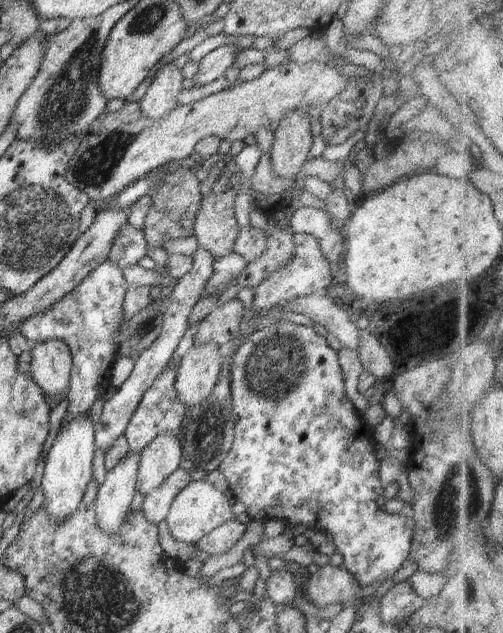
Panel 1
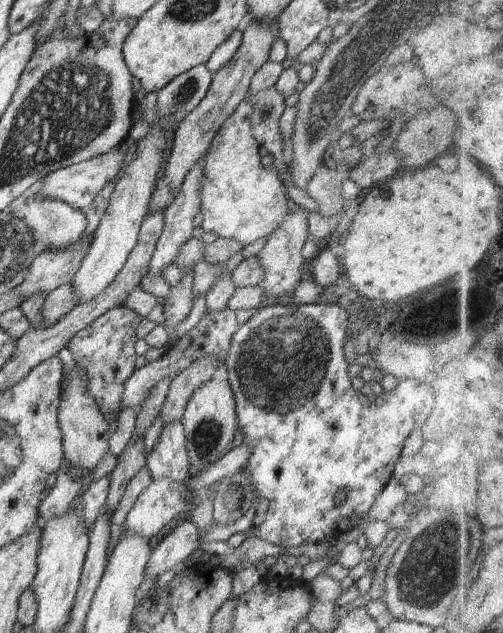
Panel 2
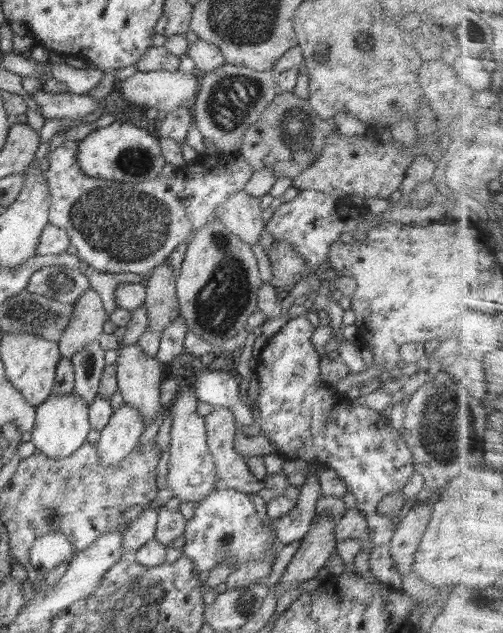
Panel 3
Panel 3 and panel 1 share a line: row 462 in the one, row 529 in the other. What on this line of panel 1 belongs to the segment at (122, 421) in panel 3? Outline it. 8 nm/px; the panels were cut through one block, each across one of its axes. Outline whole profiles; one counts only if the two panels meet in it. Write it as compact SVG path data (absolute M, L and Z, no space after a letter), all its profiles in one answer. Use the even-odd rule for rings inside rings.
M128 452L107 472L104 483L96 488L95 520L104 534L118 534L126 514L131 513L132 500L137 492L140 456Z

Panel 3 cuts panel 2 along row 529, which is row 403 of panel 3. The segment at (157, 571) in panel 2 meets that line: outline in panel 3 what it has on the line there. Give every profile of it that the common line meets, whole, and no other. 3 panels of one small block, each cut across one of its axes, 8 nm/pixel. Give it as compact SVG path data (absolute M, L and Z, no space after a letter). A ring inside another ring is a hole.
M182 386L178 390L176 402L171 407L170 414L174 417L170 434L170 463L168 465L168 489L172 497L180 502L198 504L217 489L217 476L215 461L209 452L205 418L197 414L198 399L190 386Z

